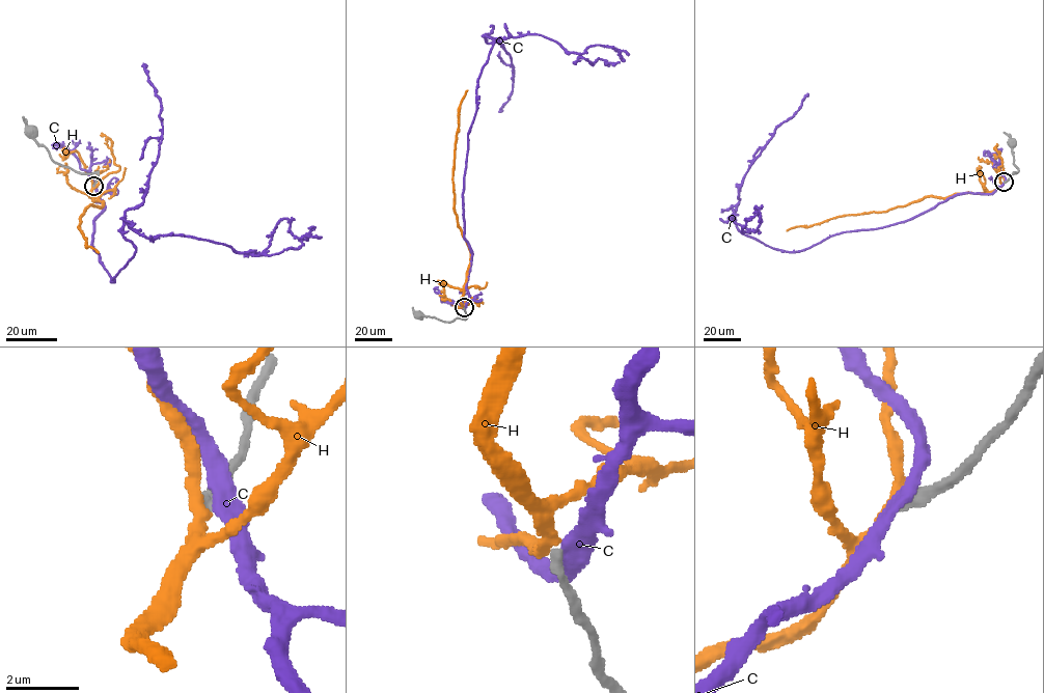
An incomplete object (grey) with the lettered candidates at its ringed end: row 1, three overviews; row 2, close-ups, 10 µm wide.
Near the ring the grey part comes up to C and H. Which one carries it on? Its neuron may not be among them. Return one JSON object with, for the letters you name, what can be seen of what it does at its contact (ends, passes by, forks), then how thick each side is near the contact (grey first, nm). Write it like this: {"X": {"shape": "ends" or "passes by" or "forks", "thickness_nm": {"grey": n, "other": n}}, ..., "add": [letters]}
{"add": []}

